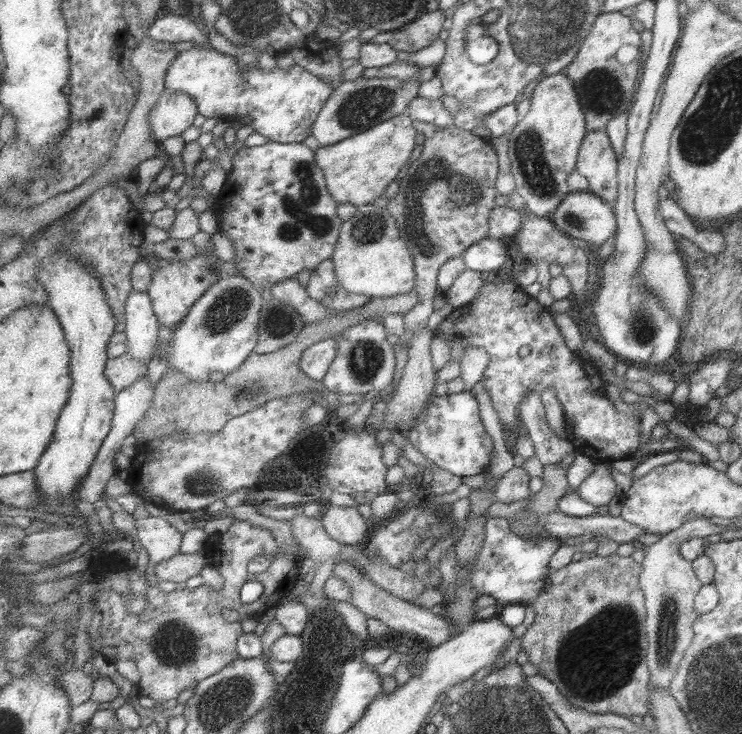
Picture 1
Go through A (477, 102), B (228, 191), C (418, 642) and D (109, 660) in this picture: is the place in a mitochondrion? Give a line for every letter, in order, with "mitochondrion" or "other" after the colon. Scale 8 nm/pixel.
A: other
B: other
C: other
D: other

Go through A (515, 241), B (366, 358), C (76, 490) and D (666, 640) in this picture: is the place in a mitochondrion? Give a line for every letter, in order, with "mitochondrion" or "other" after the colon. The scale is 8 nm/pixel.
A: other
B: mitochondrion
C: other
D: mitochondrion

